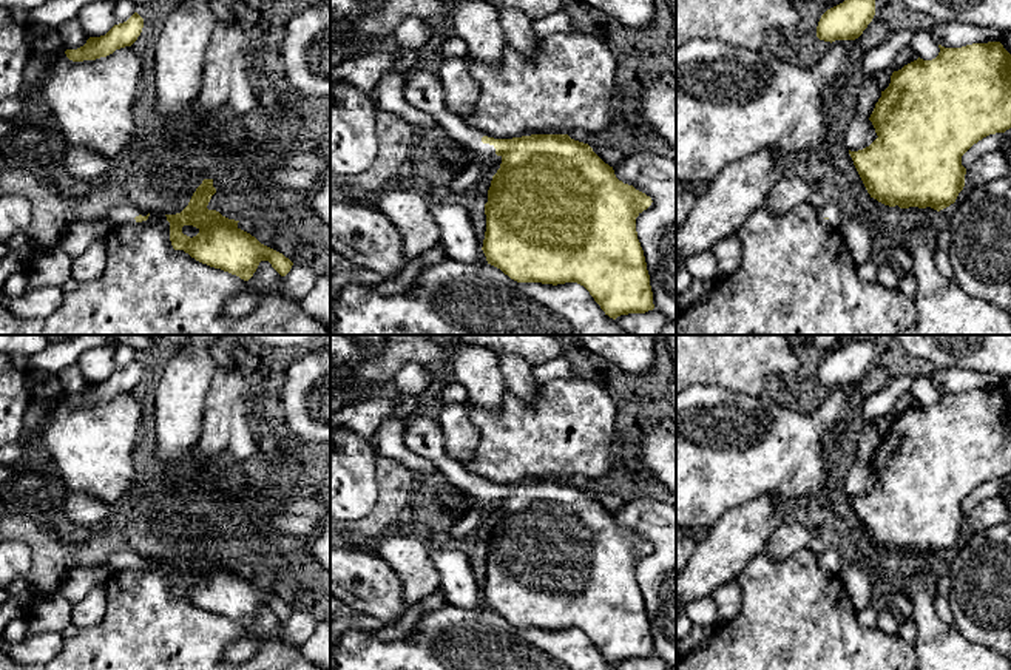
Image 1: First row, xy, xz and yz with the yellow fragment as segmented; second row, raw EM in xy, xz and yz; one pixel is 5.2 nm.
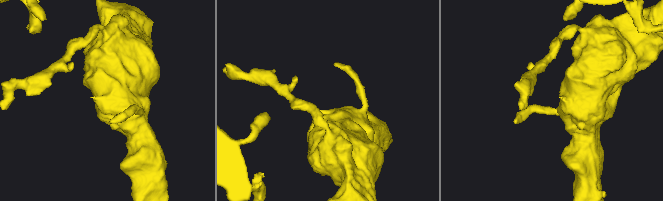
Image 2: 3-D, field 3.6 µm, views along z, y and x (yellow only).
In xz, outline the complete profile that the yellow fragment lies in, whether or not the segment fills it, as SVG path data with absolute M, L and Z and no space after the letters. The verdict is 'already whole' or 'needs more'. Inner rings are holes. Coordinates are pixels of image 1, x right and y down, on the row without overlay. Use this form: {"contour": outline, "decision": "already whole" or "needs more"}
{"contour": "M428 404L406 420L404 445L411 452L434 462L451 486L475 502L502 503L485 550L482 596L488 610L517 628L577 628L613 665L654 655L650 621L636 577L636 563L653 548L650 542L619 526L613 513L588 489L568 480L494 485L469 474L448 455L441 426Z", "decision": "needs more"}

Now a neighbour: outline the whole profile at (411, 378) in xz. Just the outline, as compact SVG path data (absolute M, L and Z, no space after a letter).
M409 361L395 374L391 391L423 398L434 380L418 363Z

